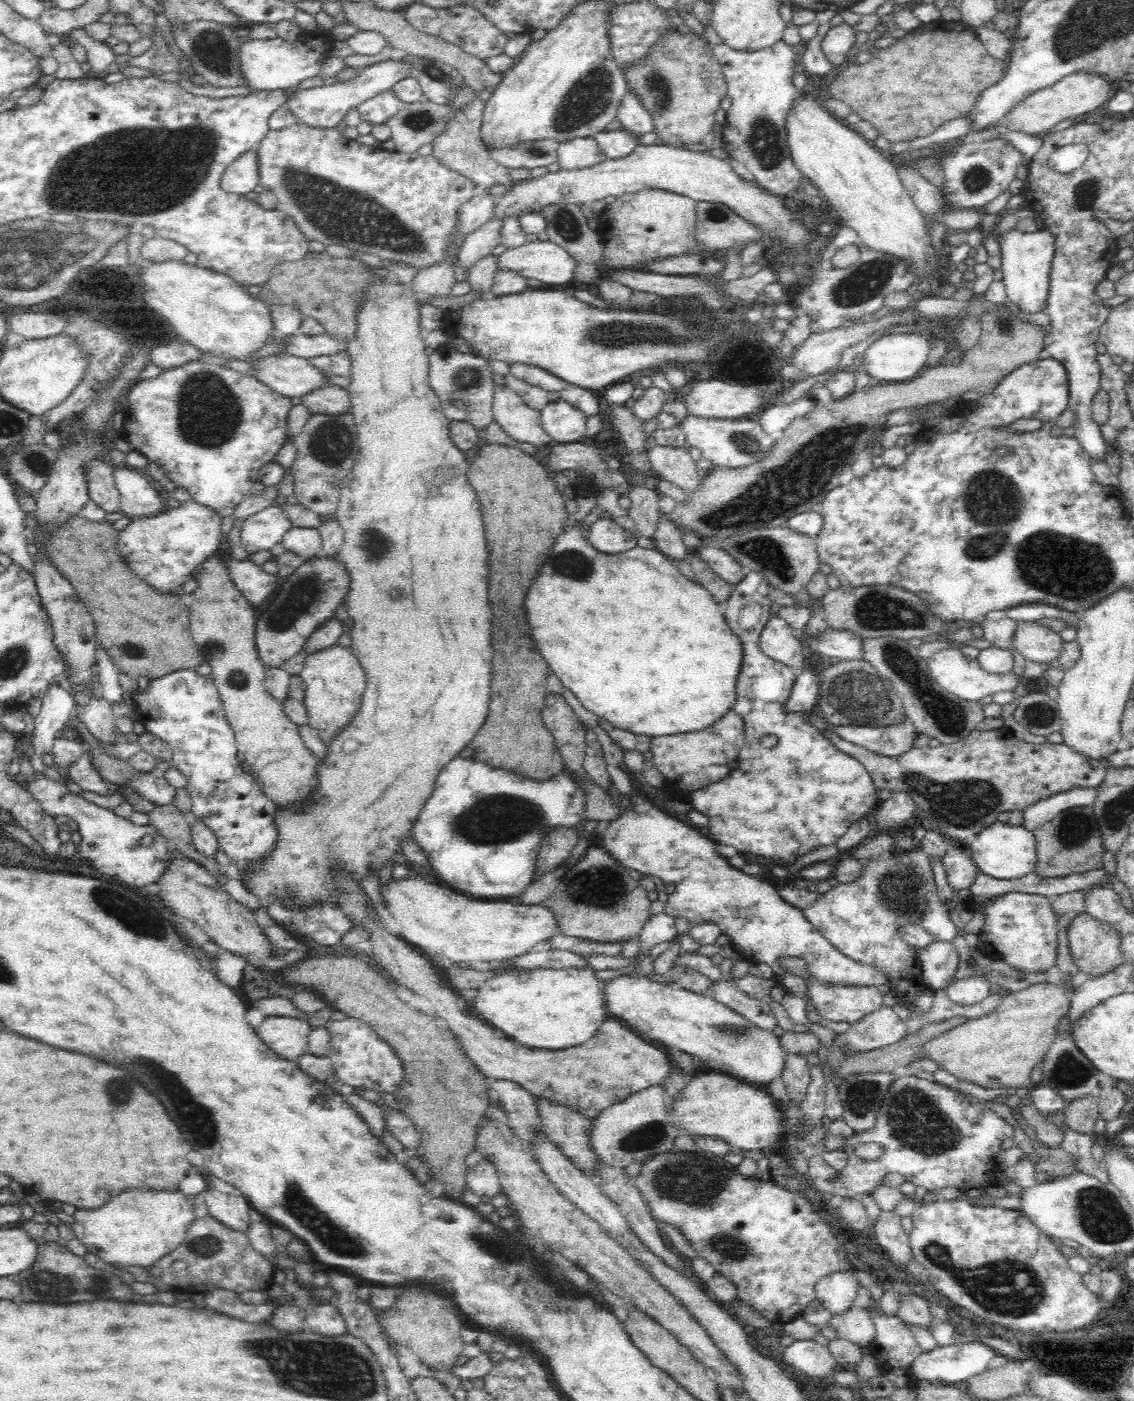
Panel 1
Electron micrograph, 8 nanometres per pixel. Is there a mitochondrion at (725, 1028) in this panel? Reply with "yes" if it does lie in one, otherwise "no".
yes

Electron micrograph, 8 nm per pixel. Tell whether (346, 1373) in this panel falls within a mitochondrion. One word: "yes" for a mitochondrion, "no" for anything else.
yes

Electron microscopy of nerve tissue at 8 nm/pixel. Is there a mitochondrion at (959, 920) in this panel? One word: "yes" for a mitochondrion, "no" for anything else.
no

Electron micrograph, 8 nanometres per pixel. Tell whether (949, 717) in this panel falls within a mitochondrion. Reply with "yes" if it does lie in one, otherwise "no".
yes

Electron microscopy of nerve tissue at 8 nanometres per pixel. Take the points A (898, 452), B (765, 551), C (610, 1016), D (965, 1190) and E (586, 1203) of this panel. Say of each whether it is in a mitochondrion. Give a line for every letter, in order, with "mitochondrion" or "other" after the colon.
A: other
B: mitochondrion
C: other
D: other
E: other

